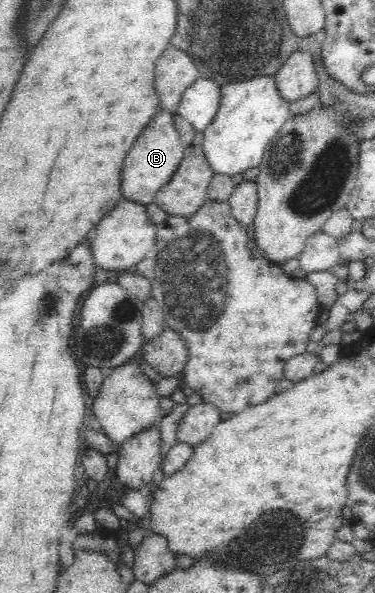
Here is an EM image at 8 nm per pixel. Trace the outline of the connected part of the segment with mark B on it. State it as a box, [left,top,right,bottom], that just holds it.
[120,109,186,204]

